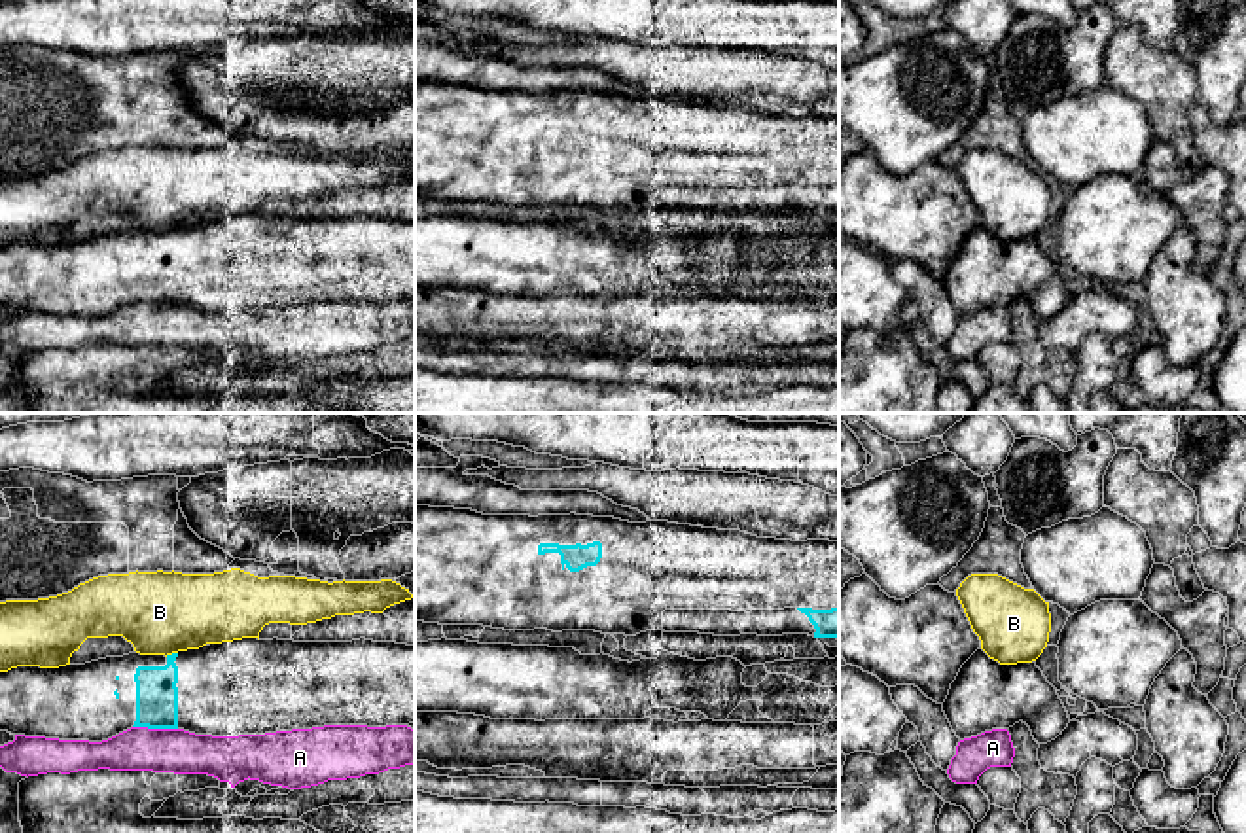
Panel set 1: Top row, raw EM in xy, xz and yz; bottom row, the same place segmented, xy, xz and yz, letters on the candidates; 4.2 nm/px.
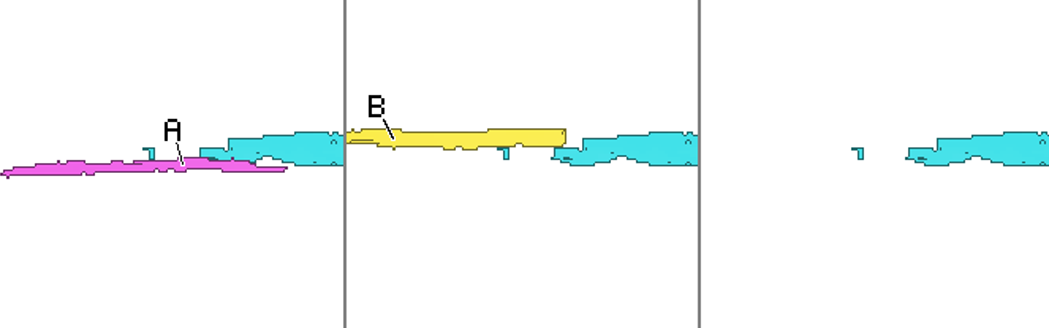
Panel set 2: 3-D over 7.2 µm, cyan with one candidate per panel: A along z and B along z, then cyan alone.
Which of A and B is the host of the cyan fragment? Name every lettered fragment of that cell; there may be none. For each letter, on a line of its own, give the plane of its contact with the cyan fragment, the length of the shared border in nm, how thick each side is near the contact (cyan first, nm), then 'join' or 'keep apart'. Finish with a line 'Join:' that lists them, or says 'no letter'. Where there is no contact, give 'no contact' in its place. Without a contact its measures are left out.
A: xy | 190 nm | 180/190 nm | keep apart
B: xy | 60 nm | 180/360 nm | keep apart
Join: no letter

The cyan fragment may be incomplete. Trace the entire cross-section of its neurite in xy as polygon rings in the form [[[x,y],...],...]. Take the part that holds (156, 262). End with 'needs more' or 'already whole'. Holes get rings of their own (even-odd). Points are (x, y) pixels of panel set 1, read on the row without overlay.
[[[242,214],[172,231],[106,233],[59,244],[0,248],[0,307],[102,318],[131,303],[195,310],[265,310],[324,301],[415,299],[415,222]]] | needs more

